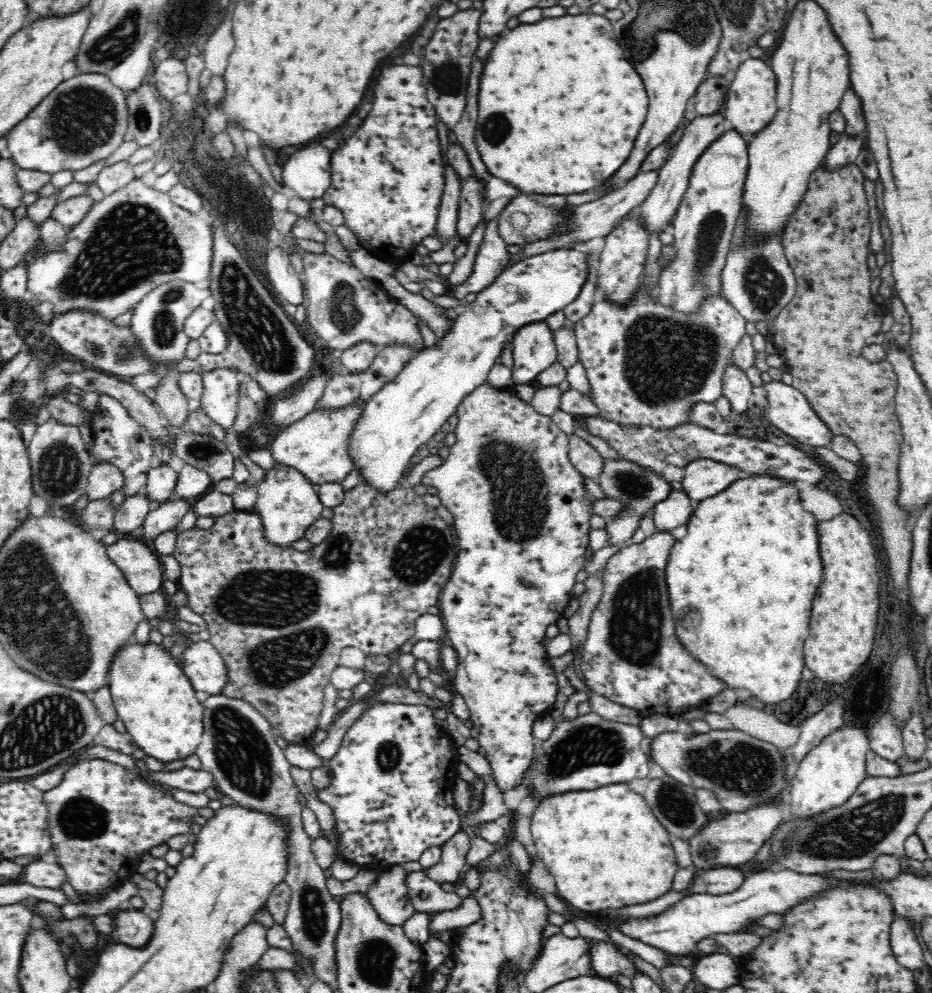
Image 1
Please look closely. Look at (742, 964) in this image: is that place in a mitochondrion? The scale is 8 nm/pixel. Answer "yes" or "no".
no

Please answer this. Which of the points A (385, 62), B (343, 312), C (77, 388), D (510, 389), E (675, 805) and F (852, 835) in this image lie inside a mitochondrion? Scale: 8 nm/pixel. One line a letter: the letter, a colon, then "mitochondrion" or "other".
A: other
B: mitochondrion
C: other
D: other
E: mitochondrion
F: mitochondrion

